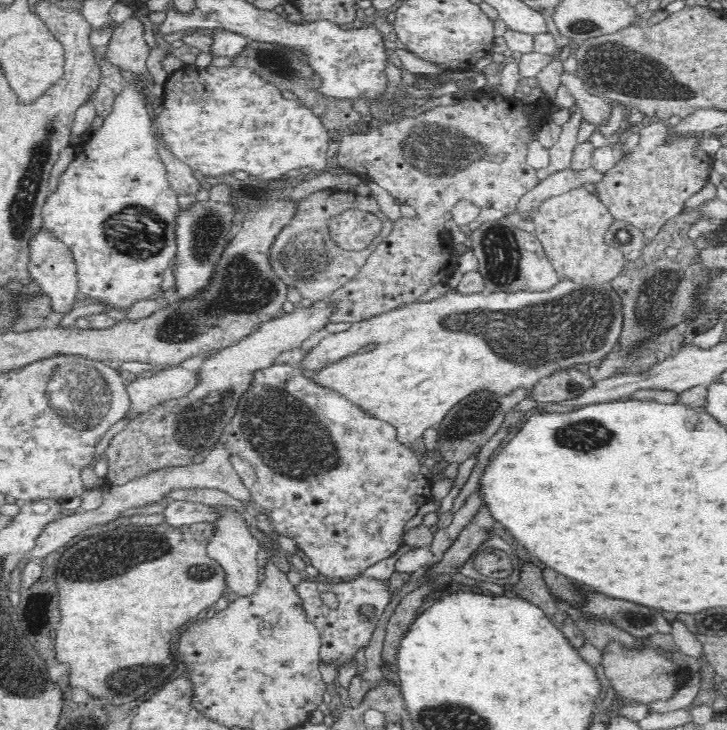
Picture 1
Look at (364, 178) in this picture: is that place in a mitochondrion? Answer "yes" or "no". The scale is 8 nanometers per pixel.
no

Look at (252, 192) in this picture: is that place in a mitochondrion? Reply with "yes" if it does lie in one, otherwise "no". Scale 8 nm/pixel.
no

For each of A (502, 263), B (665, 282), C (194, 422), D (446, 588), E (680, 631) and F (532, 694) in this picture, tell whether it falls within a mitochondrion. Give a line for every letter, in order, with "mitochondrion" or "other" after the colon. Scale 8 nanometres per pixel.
A: mitochondrion
B: mitochondrion
C: other
D: other
E: other
F: other

